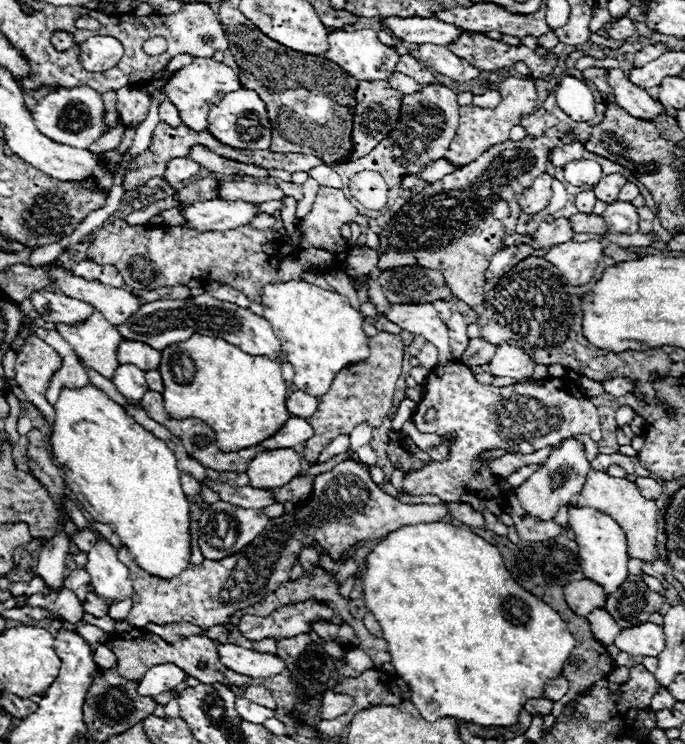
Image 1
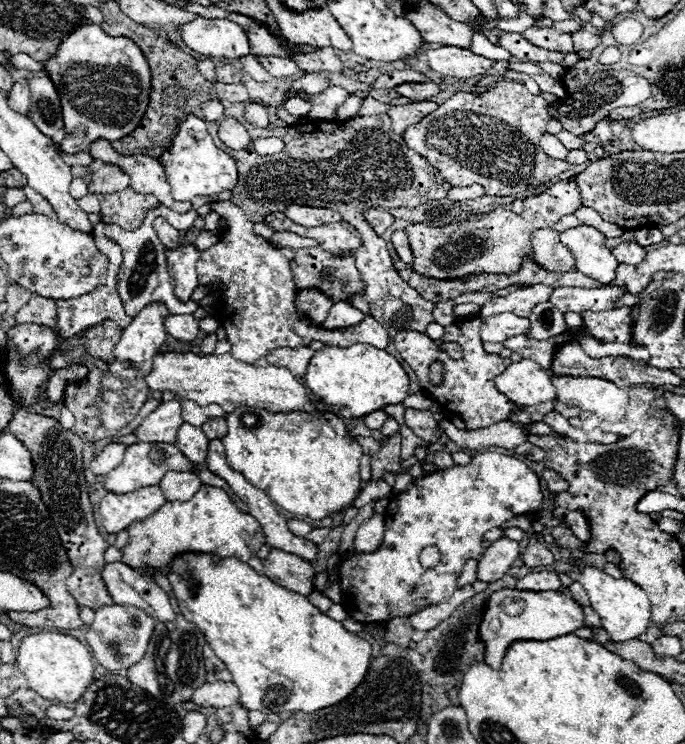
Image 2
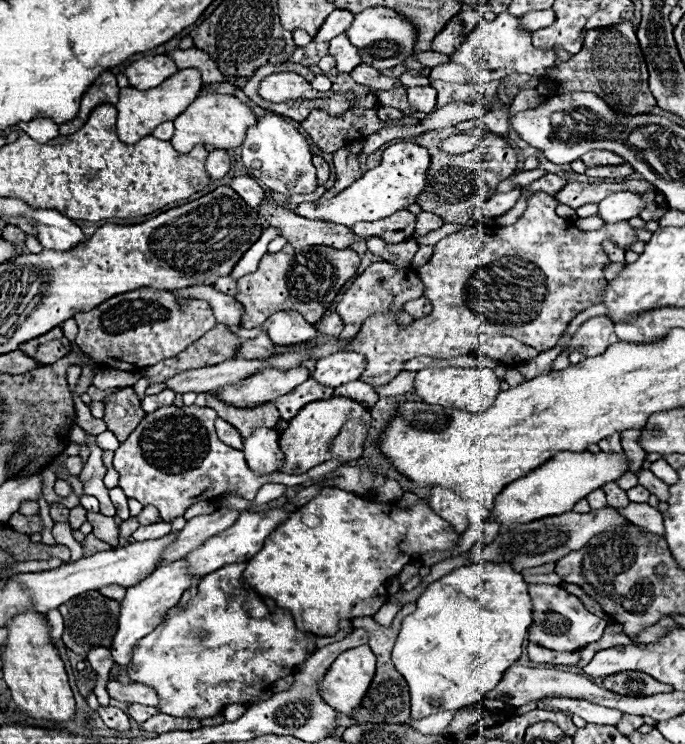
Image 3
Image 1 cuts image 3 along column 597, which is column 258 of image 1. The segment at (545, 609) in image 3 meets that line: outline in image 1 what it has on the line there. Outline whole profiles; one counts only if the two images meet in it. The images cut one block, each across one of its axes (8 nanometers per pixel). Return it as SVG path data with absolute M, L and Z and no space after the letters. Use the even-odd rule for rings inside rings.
M306 600L298 604L286 604L276 608L270 616L252 616L246 614L240 618L240 632L246 640L258 642L264 638L292 638L298 634L306 634L314 622L324 620L330 622L334 610L322 604L320 600Z

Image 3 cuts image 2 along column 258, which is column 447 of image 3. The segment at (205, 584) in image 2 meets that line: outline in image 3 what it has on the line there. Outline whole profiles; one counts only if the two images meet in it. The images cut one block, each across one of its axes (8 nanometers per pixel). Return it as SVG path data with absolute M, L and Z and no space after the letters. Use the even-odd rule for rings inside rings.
M478 562L472 566L460 566L440 580L432 582L424 594L416 600L416 610L404 618L396 646L394 666L402 672L410 688L412 718L420 720L430 714L460 710L464 706L478 704L486 692L490 692L502 672L510 668L522 654L522 642L532 624L532 602L528 596L528 584L520 572L514 572L510 564Z

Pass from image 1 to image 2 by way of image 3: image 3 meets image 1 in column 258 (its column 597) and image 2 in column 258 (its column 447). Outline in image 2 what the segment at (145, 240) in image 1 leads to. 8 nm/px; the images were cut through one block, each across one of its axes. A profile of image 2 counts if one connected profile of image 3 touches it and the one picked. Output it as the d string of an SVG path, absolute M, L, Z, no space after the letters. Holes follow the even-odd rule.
M212 202L212 210L216 210L222 218L228 220L223 238L210 250L200 253L200 260L196 264L198 270L198 282L200 284L216 284L224 298L218 306L216 314L220 318L222 328L226 330L228 342L232 344L232 356L236 356L242 362L254 362L258 358L264 358L270 350L276 348L296 348L296 346L308 346L312 340L320 340L332 346L348 346L348 344L372 344L374 348L386 348L390 338L382 324L378 324L374 318L366 316L360 324L348 330L324 330L322 326L310 326L304 318L298 318L294 300L296 290L292 282L292 270L290 260L294 258L294 250L290 248L272 248L264 238L256 236L252 232L252 222L248 216L234 206L232 202Z

